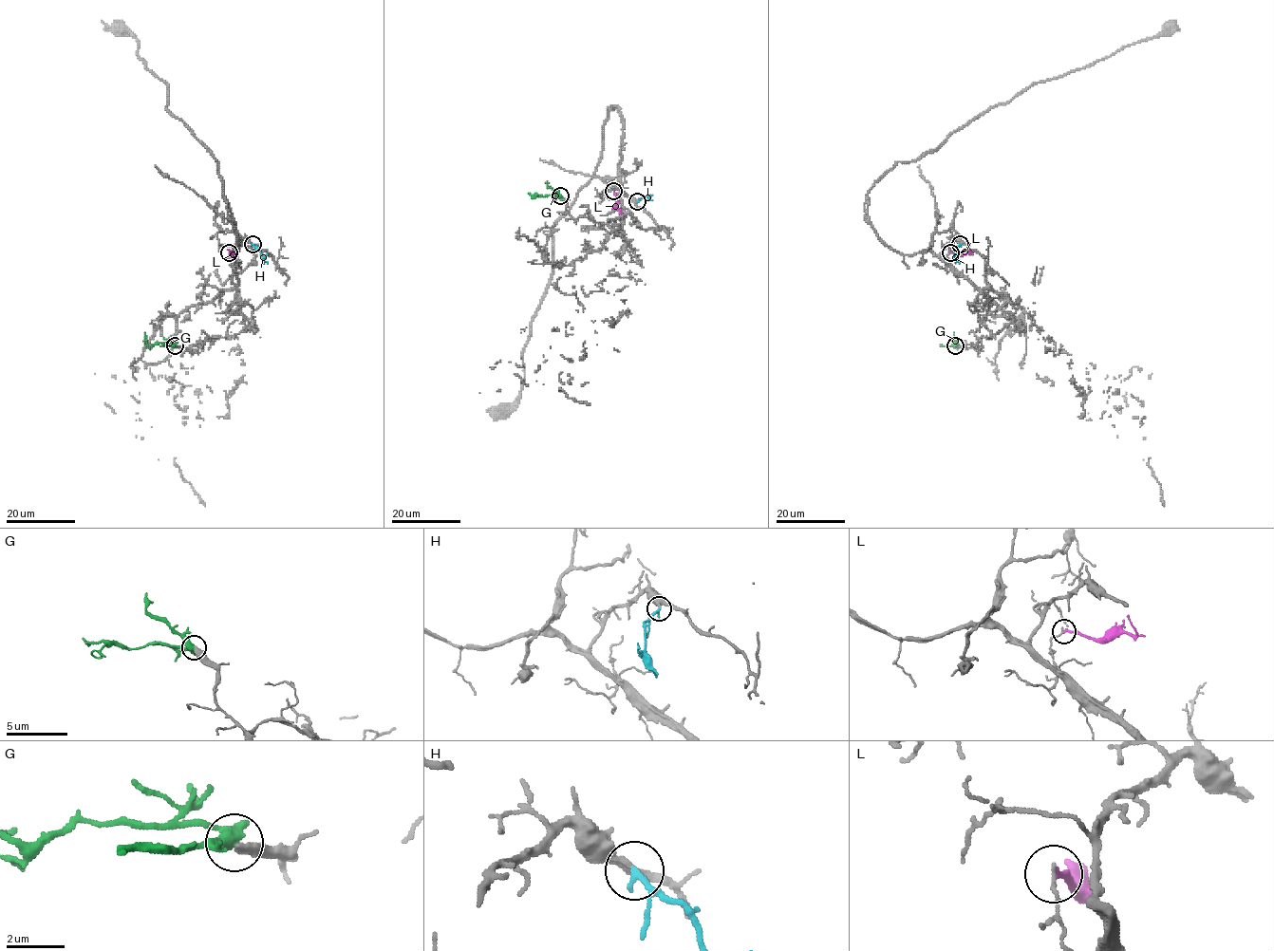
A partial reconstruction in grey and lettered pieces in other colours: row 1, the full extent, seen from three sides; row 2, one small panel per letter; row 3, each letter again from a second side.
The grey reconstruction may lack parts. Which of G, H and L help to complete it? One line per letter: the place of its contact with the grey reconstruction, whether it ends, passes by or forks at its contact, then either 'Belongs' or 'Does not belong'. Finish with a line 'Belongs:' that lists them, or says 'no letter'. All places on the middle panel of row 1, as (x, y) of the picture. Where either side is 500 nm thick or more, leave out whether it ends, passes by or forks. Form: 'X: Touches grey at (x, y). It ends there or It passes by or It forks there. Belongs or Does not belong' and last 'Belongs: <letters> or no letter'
G: Touches grey at (560, 195). It passes by. Does not belong
H: Touches grey at (637, 201). It ends there. Belongs
L: Touches grey at (613, 191). It ends there. Does not belong
Belongs: H

